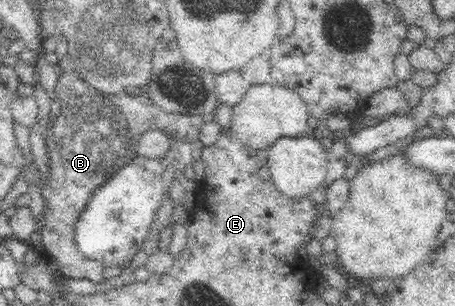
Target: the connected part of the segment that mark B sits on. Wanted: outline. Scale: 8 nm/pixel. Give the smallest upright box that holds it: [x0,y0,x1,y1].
[42,66,203,287]

